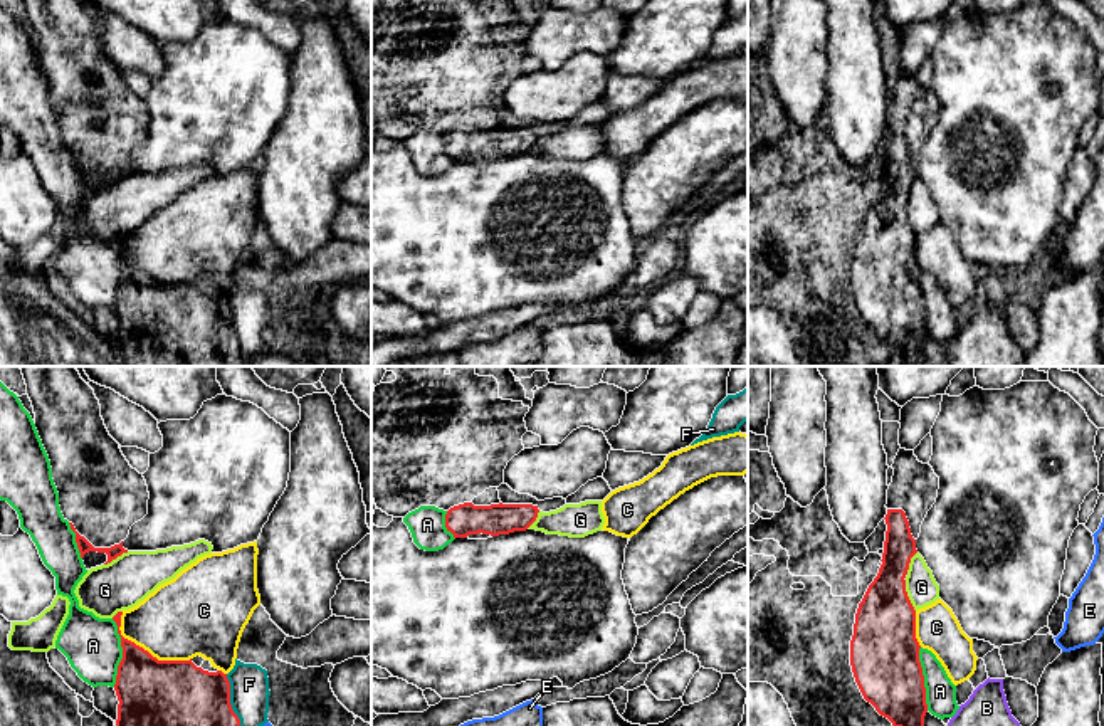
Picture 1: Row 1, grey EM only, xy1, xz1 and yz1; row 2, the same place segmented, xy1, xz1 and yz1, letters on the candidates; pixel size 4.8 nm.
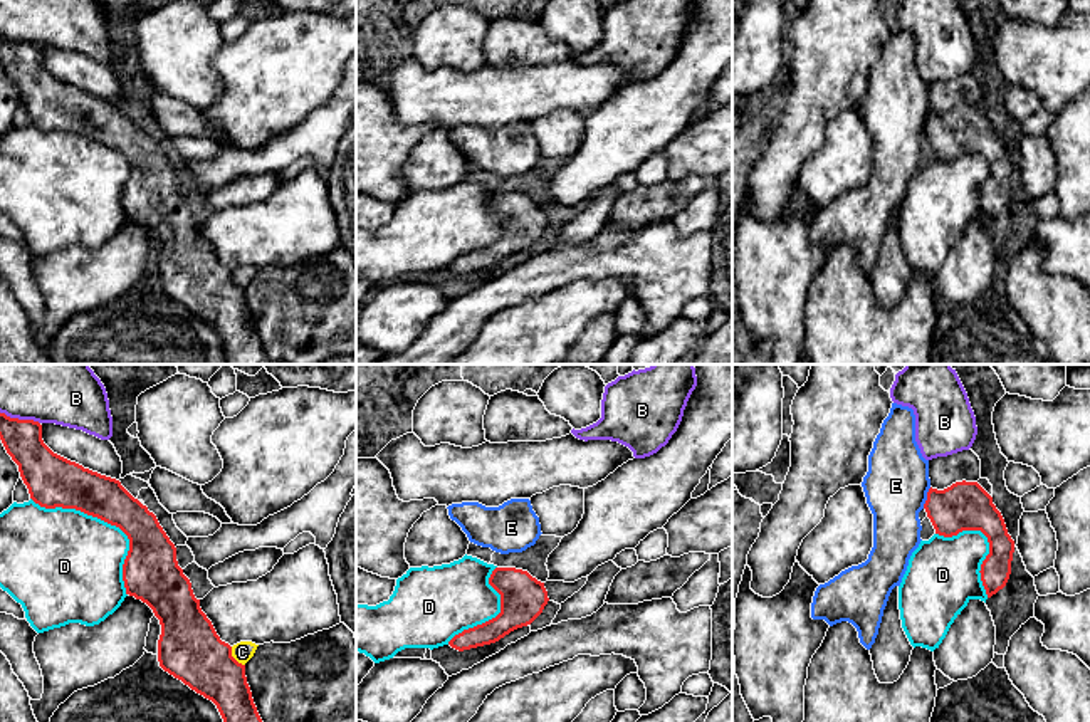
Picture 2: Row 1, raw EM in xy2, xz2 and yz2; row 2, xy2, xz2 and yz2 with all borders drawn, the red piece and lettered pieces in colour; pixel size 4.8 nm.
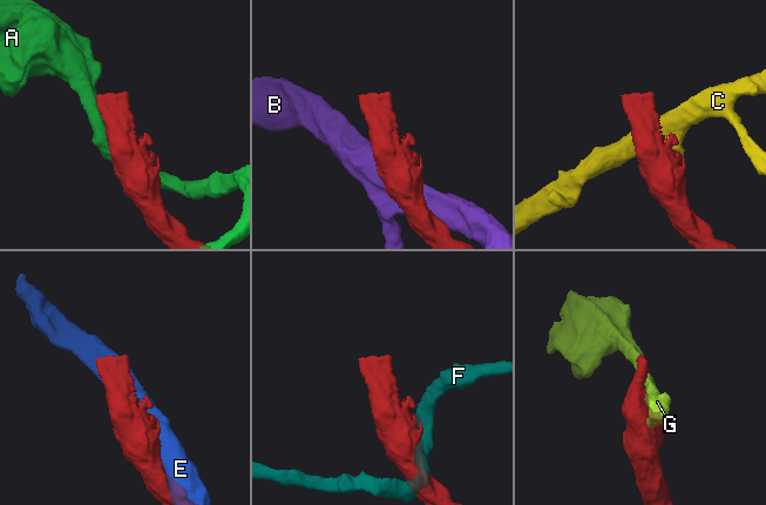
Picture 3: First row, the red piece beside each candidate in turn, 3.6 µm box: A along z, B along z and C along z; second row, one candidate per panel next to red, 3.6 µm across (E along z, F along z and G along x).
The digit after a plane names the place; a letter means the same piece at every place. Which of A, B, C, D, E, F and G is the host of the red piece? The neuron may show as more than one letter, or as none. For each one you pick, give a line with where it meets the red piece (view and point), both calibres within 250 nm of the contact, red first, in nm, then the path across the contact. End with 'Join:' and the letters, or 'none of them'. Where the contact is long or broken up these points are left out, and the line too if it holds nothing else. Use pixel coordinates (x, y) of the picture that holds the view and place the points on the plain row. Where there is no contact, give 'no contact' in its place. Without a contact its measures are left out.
Join: none of them

